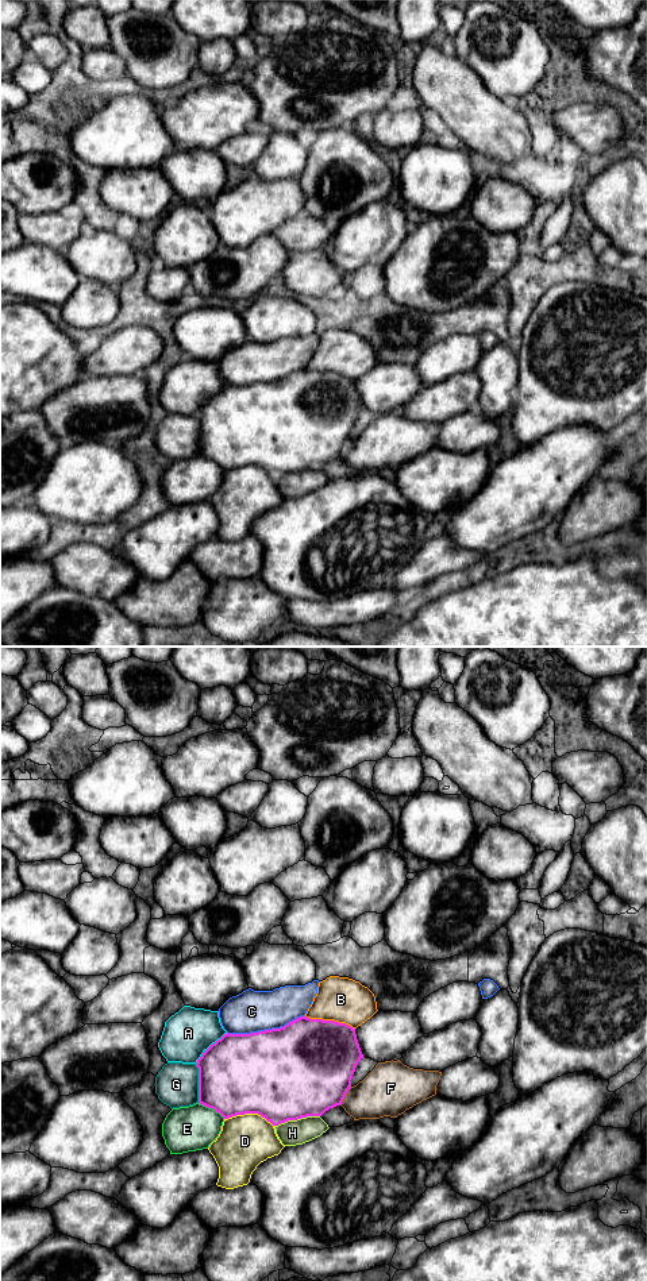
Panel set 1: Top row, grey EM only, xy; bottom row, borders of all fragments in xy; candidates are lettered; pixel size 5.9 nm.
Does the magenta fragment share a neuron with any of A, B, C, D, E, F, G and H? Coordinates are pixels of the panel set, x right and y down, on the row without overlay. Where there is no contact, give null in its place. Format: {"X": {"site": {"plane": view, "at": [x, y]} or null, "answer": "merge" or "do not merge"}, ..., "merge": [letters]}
{"A": {"site": {"plane": "xy", "at": [210, 398]}, "answer": "do not merge"}, "B": {"site": {"plane": "xy", "at": [330, 373]}, "answer": "do not merge"}, "C": {"site": {"plane": "xy", "at": [265, 382]}, "answer": "do not merge"}, "D": {"site": {"plane": "xy", "at": [249, 465]}, "answer": "do not merge"}, "E": {"site": {"plane": "xy", "at": [211, 459]}, "answer": "do not merge"}, "F": {"site": {"plane": "xy", "at": [345, 447]}, "answer": "do not merge"}, "G": {"site": {"plane": "xy", "at": [199, 435]}, "answer": "do not merge"}, "H": {"site": {"plane": "xy", "at": [296, 471]}, "answer": "do not merge"}, "merge": []}

